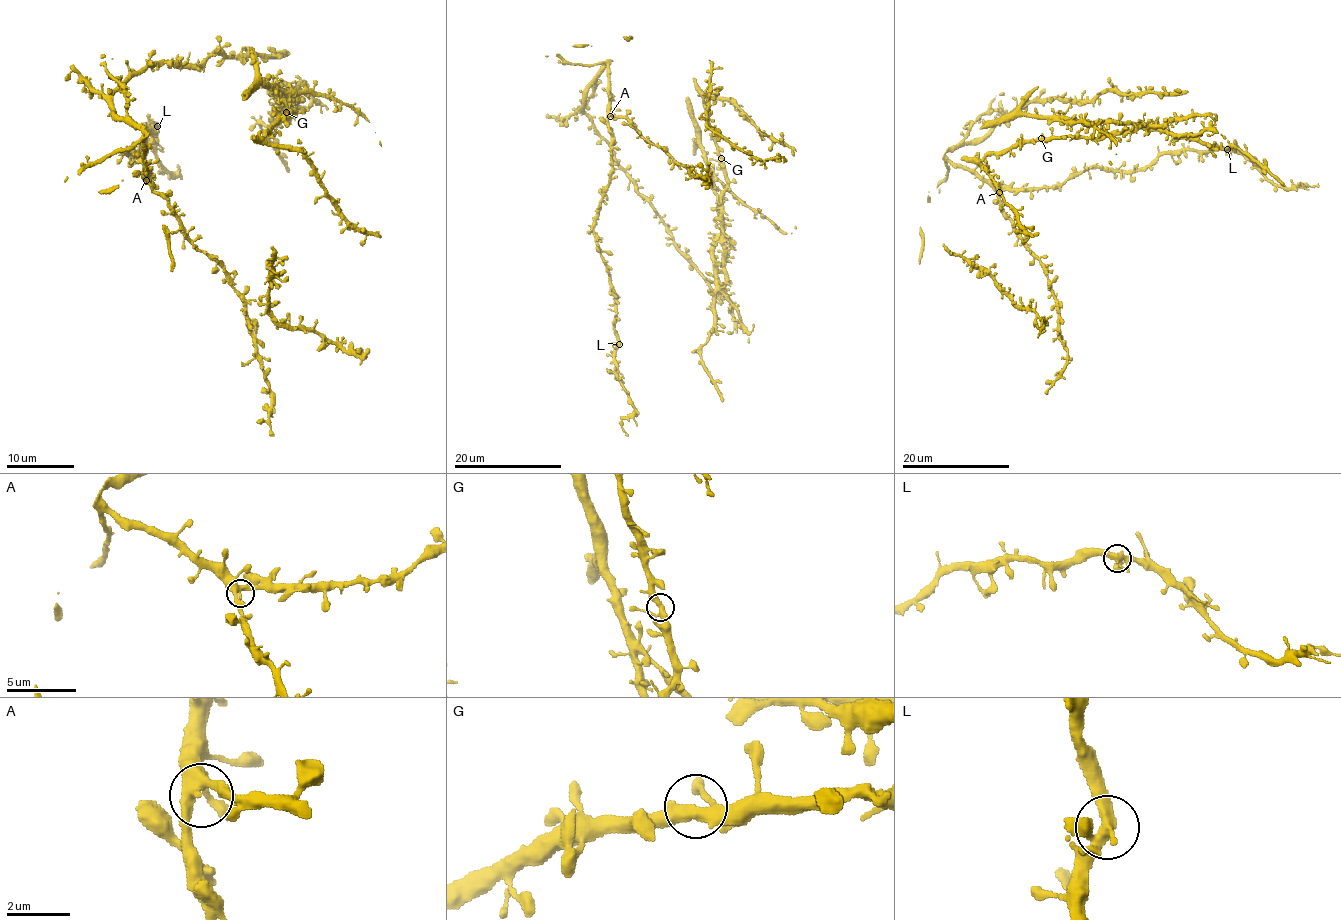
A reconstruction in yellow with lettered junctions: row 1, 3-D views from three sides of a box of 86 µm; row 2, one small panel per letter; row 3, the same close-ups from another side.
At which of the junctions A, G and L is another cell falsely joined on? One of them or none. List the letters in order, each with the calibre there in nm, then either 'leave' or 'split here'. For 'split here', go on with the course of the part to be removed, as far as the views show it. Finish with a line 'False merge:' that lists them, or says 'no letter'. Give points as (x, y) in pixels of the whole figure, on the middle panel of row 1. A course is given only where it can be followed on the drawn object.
A: 320 nm | leave
G: 360 nm | leave
L: 360 nm | leave
False merge: no letter

